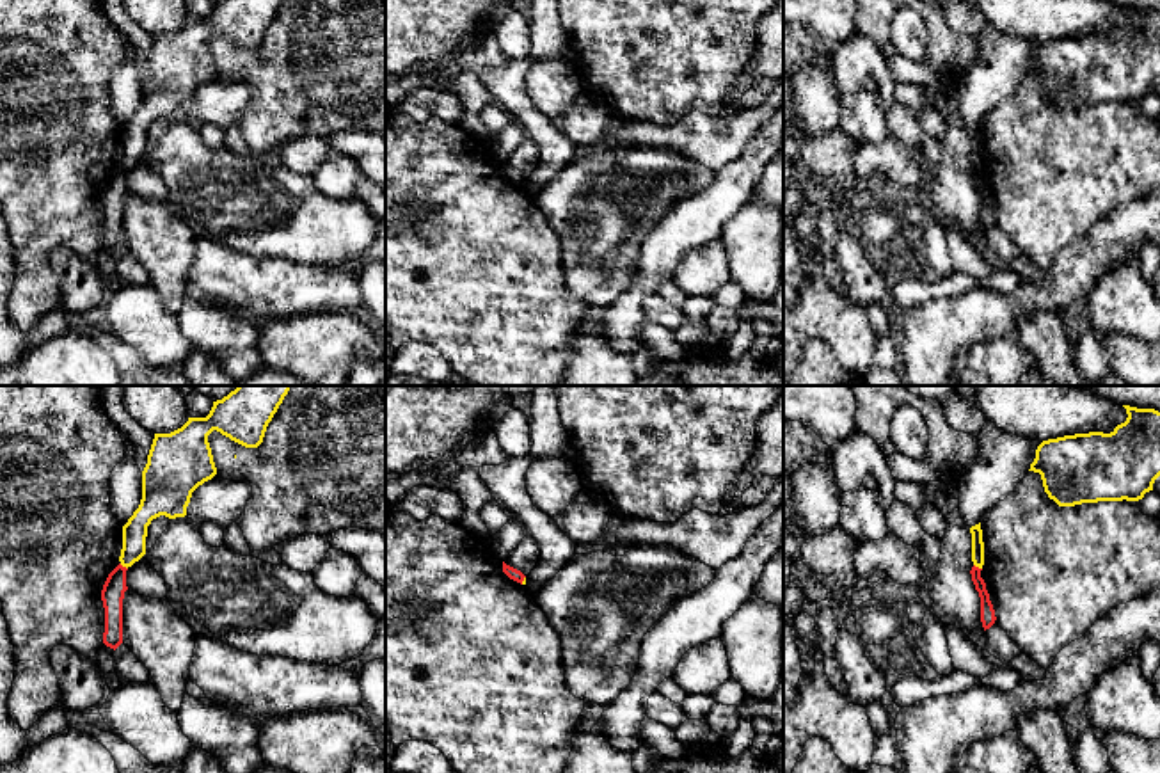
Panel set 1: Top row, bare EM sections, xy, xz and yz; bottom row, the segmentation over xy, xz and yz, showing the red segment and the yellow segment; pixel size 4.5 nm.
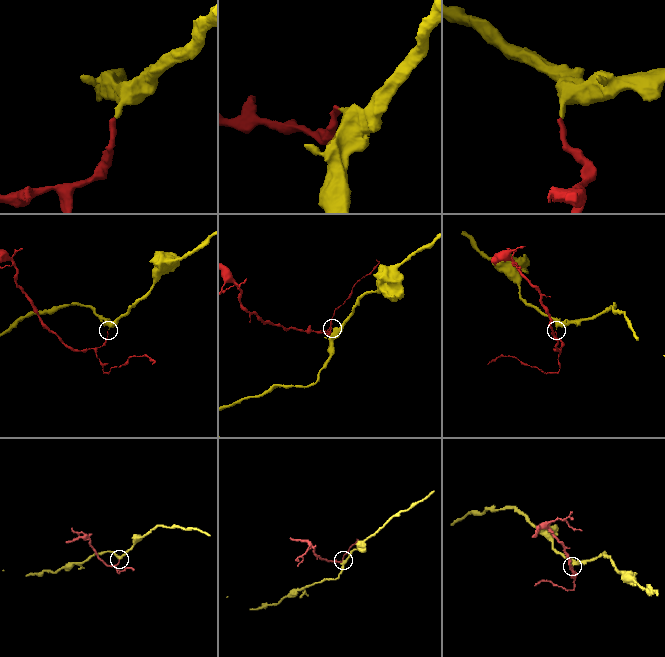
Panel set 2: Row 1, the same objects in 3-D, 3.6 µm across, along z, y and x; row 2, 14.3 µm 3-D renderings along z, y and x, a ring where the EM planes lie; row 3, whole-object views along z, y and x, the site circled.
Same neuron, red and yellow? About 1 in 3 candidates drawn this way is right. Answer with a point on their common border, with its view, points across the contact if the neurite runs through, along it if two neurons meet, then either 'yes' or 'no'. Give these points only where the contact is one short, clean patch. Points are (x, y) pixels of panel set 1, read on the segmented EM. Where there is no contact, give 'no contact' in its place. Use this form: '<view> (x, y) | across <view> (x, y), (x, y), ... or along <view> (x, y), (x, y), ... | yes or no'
yz (977, 567) | along yz (974, 564), (981, 569) | no

